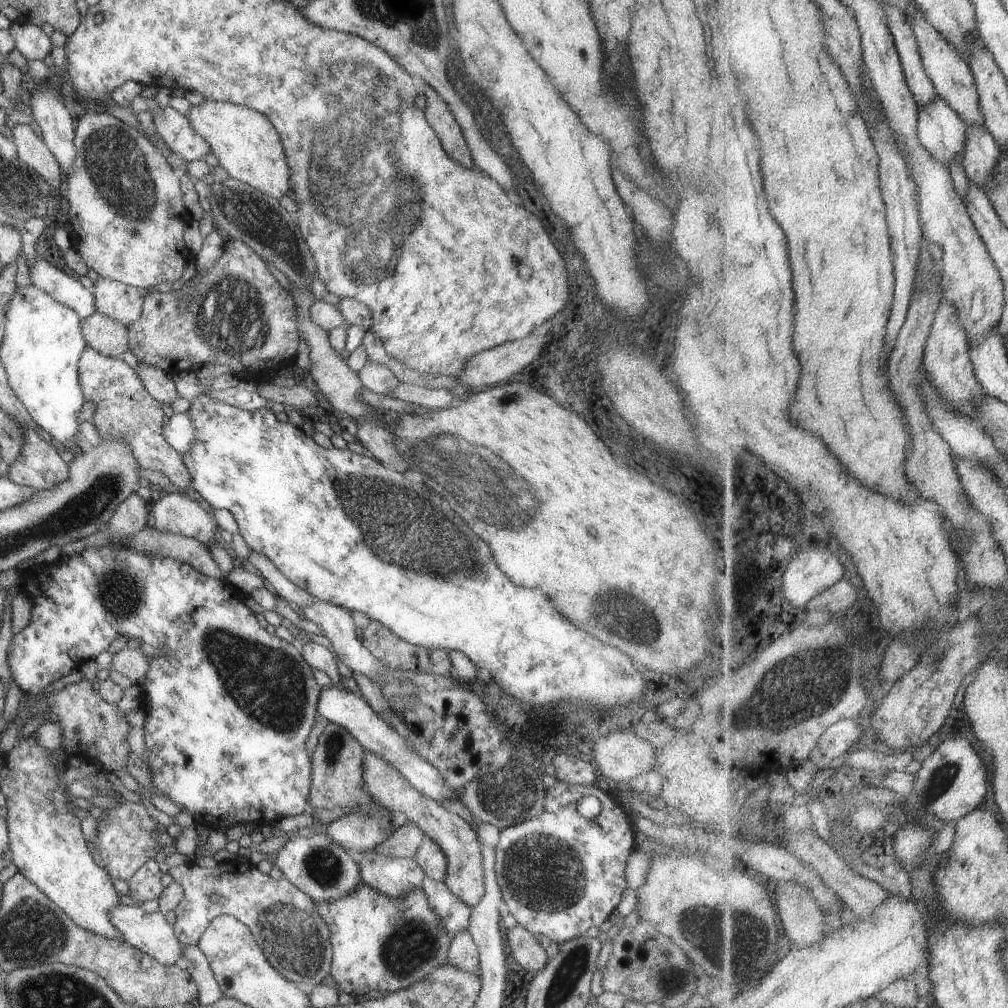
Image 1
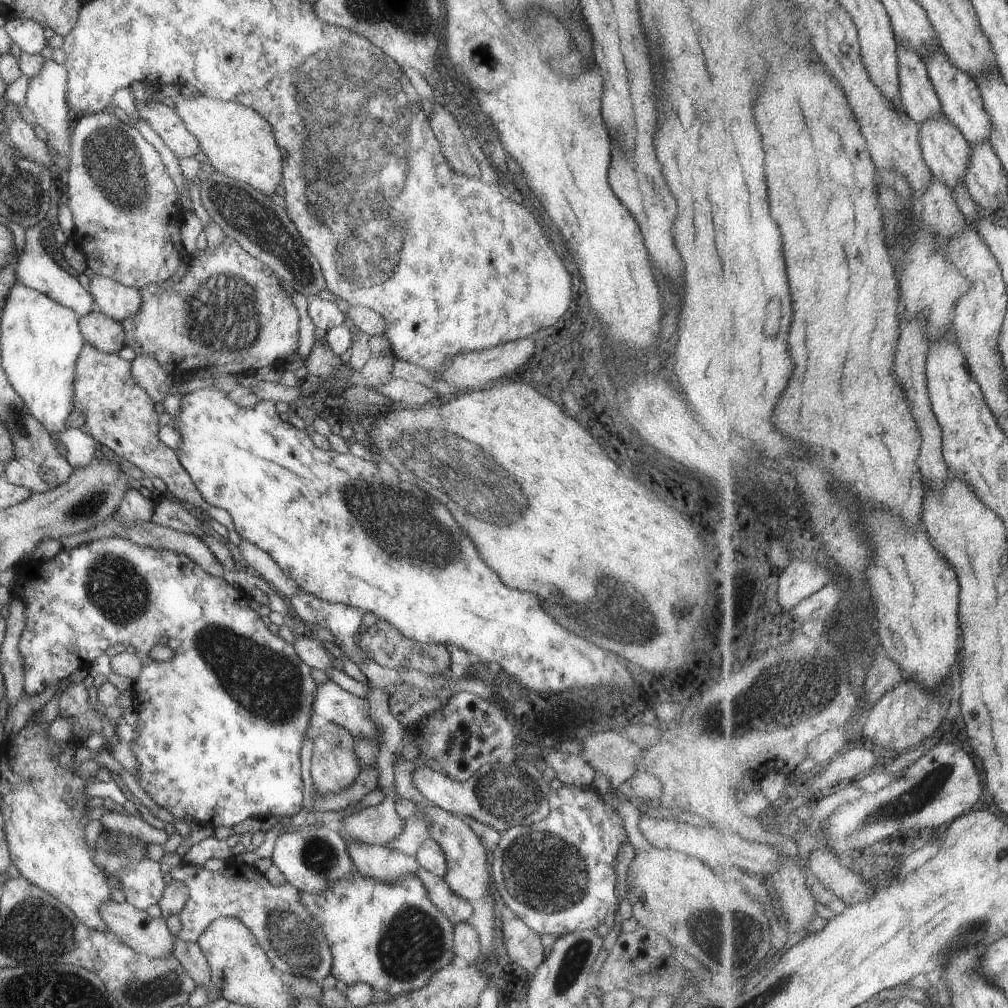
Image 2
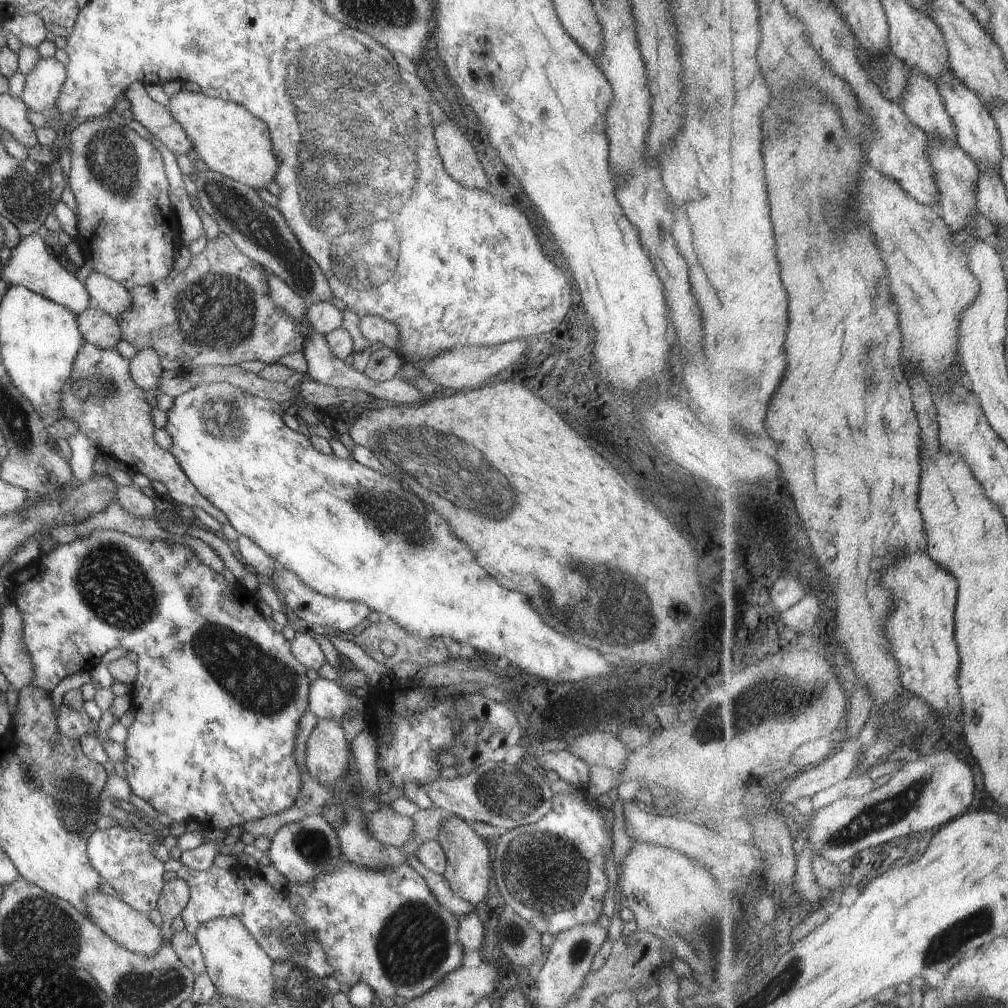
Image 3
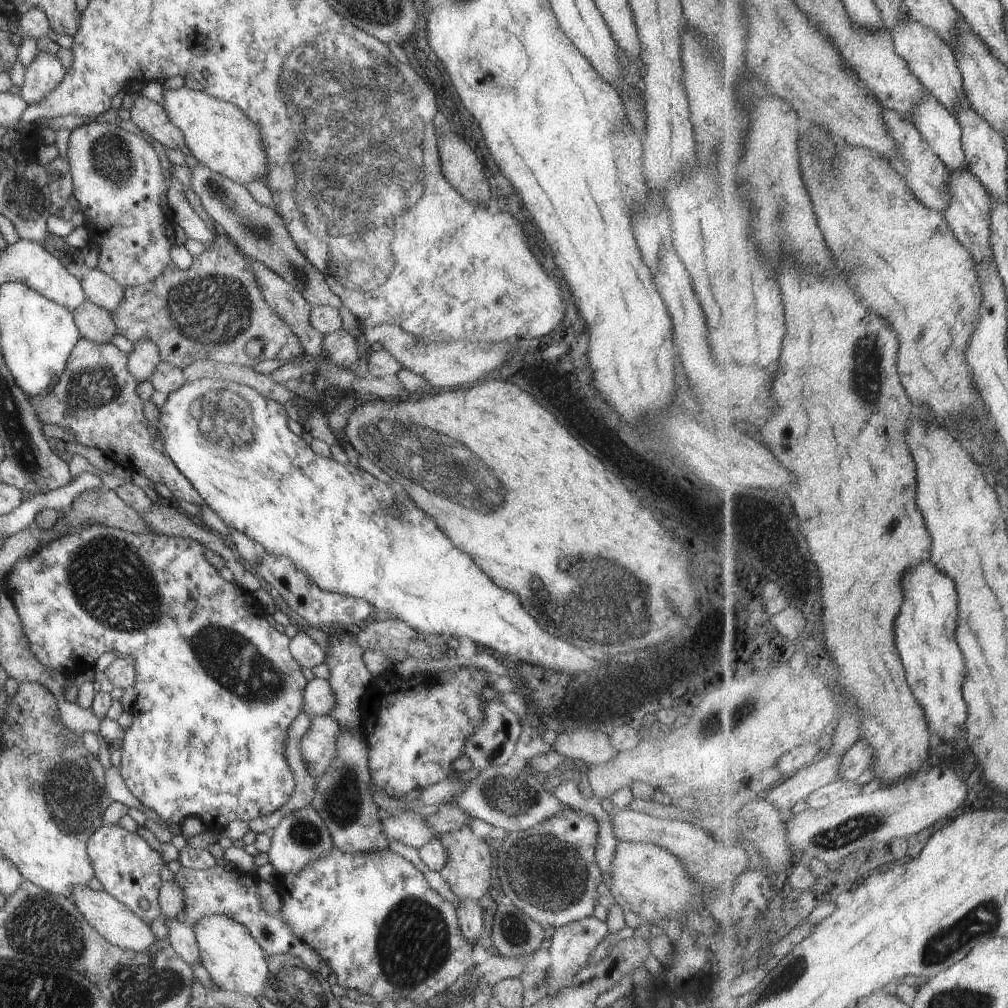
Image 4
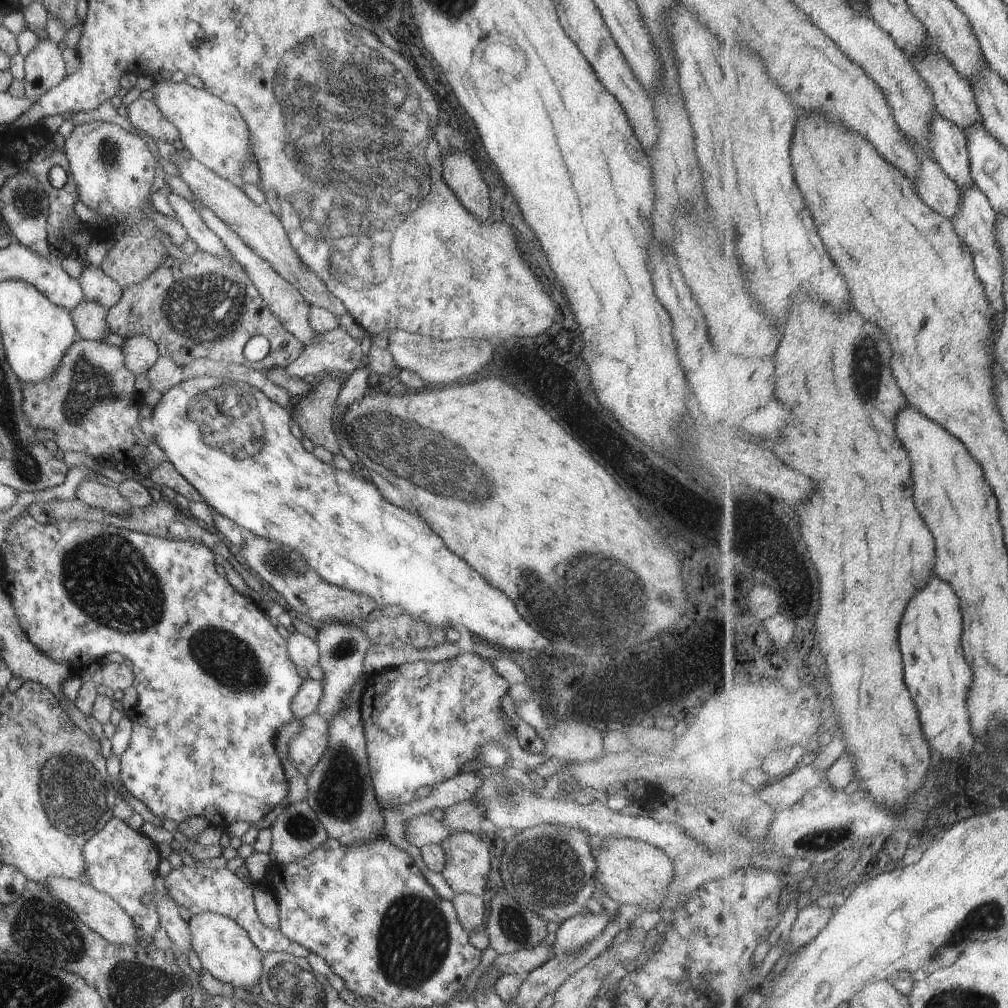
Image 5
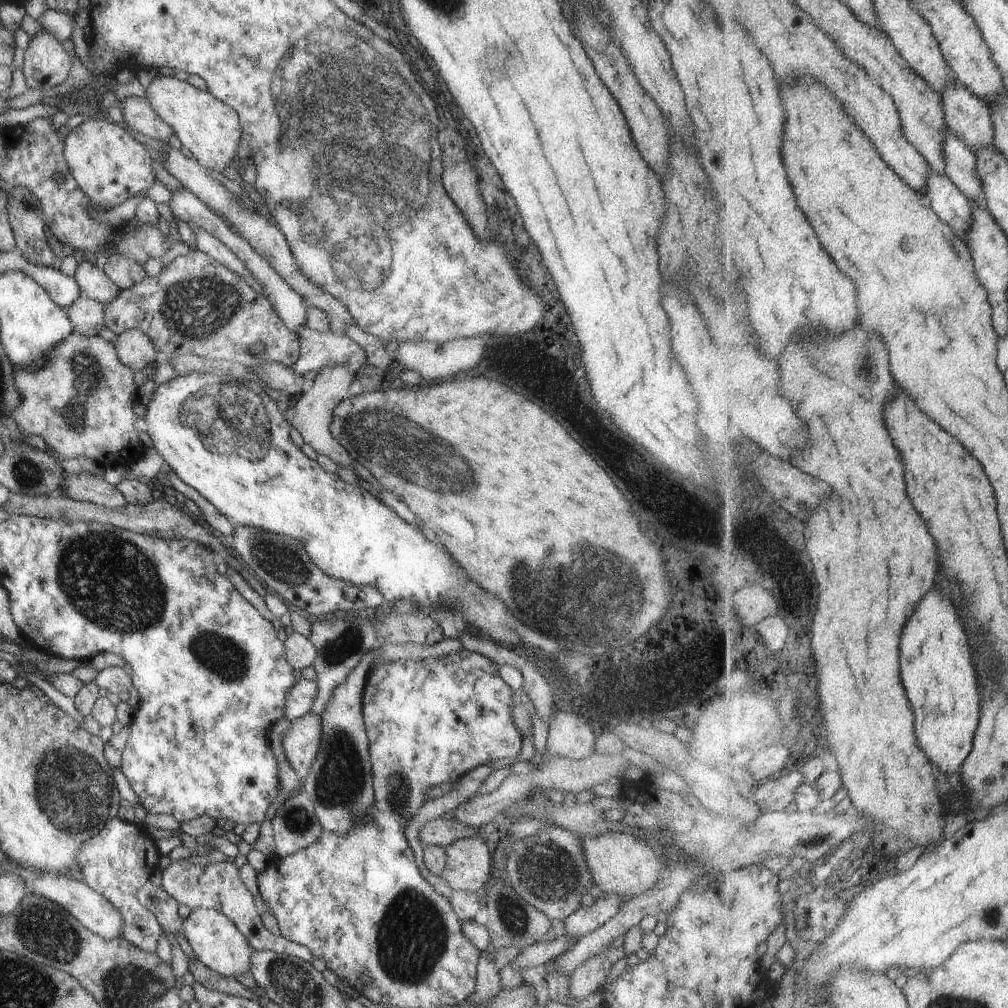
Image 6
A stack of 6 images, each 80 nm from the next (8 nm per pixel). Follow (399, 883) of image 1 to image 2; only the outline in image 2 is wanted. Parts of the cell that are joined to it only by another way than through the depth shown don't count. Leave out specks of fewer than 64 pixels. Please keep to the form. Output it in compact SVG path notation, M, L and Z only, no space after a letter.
M349 842L346 848L354 869L365 878L373 878L383 883L393 883L402 875L417 876L419 866L413 857L393 852L383 846Z

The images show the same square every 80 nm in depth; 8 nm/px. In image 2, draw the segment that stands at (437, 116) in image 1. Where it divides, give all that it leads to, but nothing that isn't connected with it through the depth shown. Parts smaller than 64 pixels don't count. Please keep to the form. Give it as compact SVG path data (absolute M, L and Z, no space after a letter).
M437 104L433 106L433 114L430 113L427 119L440 144L441 154L445 156L451 170L469 178L479 178L479 165L475 164L473 156L469 154L469 150L465 146L465 138L463 138L461 130L457 128L455 120L449 118L449 114Z

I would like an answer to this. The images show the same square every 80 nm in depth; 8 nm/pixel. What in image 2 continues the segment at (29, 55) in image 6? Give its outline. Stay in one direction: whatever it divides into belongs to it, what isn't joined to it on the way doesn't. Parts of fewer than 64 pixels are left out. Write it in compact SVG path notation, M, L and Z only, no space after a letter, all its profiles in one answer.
M52 60L43 61L39 72L35 76L27 78L27 88L22 102L33 114L35 124L47 132L46 144L50 144L51 148L57 152L58 161L63 162L70 153L69 123L73 119L64 96L67 77L64 64L60 65Z

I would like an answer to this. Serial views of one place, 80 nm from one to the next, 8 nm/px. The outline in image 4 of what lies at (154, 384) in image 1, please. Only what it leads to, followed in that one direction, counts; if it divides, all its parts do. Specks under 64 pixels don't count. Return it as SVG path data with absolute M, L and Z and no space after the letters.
M148 340L133 344L131 352L127 353L127 370L137 382L148 380L152 370L159 364L160 354L157 346Z

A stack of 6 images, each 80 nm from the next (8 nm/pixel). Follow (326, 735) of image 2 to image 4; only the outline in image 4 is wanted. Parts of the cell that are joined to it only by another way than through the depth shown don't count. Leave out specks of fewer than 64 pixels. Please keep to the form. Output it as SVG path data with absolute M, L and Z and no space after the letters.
M329 715L310 717L309 728L300 738L298 749L306 771L316 779L326 771L329 761L335 756L335 741L340 726Z

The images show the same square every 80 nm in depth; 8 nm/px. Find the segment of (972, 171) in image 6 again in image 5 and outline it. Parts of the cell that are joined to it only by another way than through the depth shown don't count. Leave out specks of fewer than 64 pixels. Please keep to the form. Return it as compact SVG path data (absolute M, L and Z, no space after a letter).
M936 110L931 135L935 159L959 188L975 184L967 139L968 136L964 130L943 118Z

